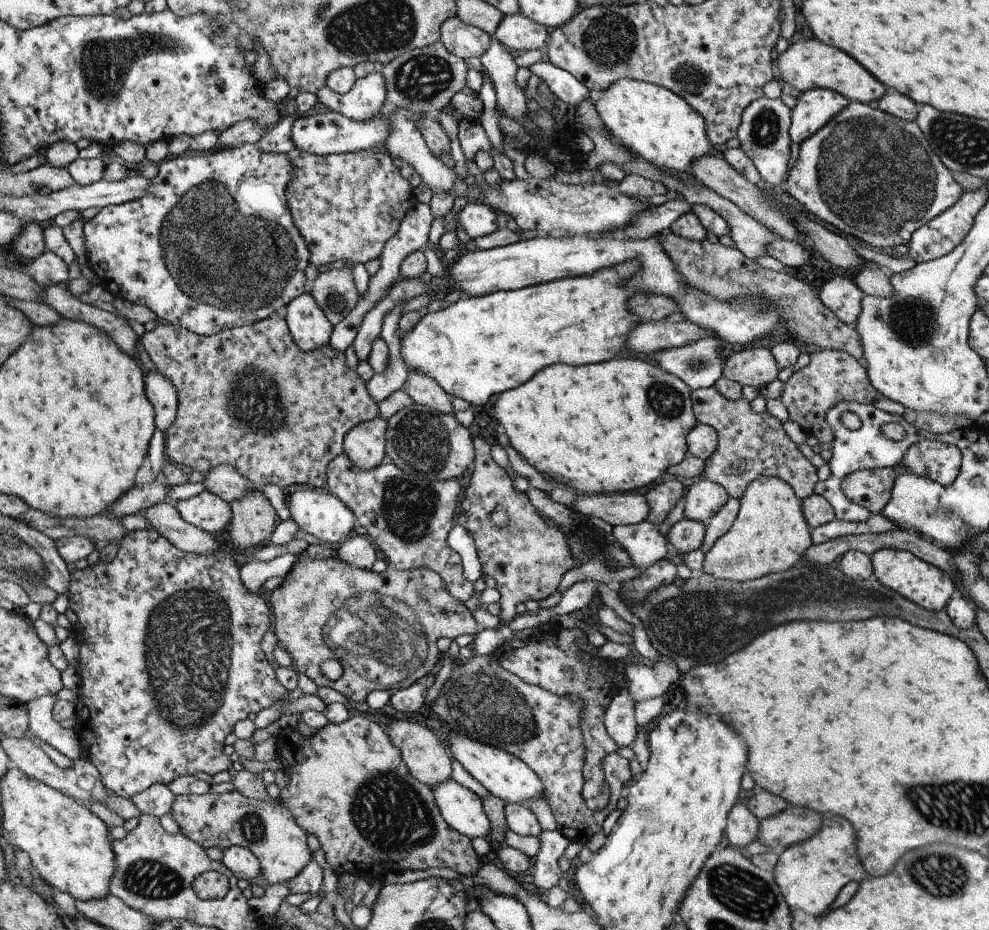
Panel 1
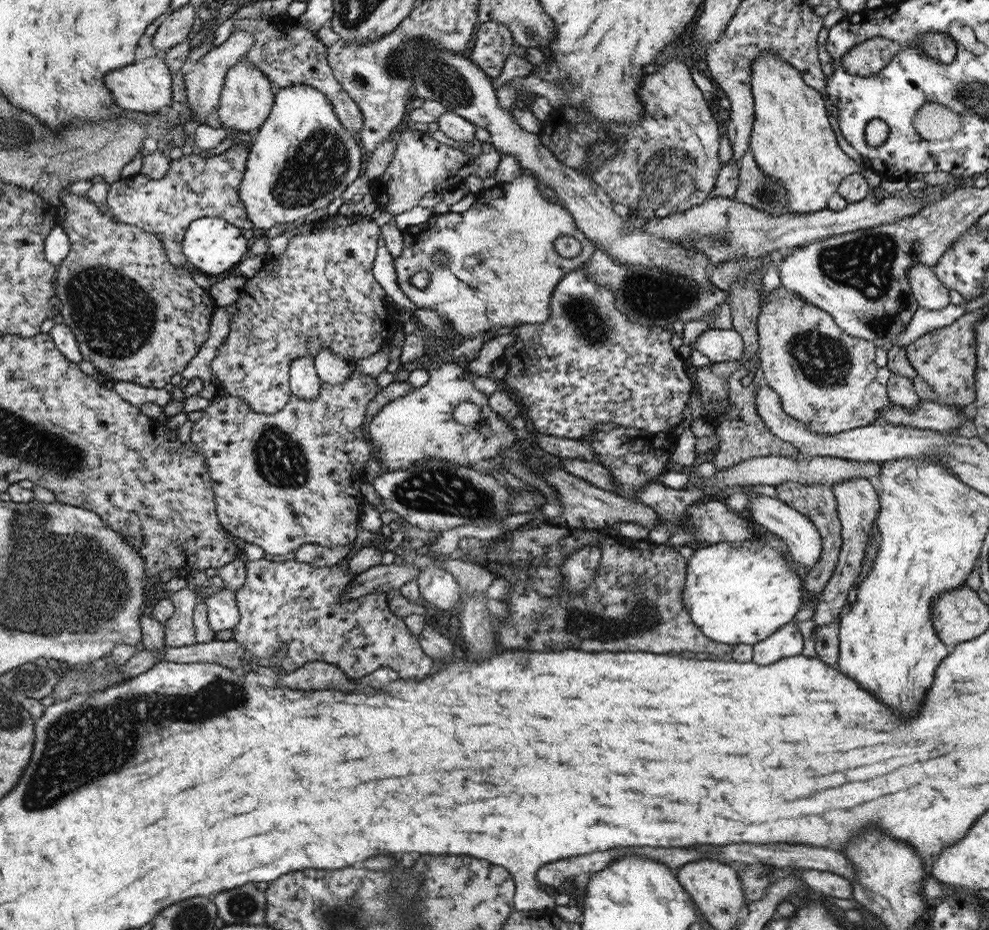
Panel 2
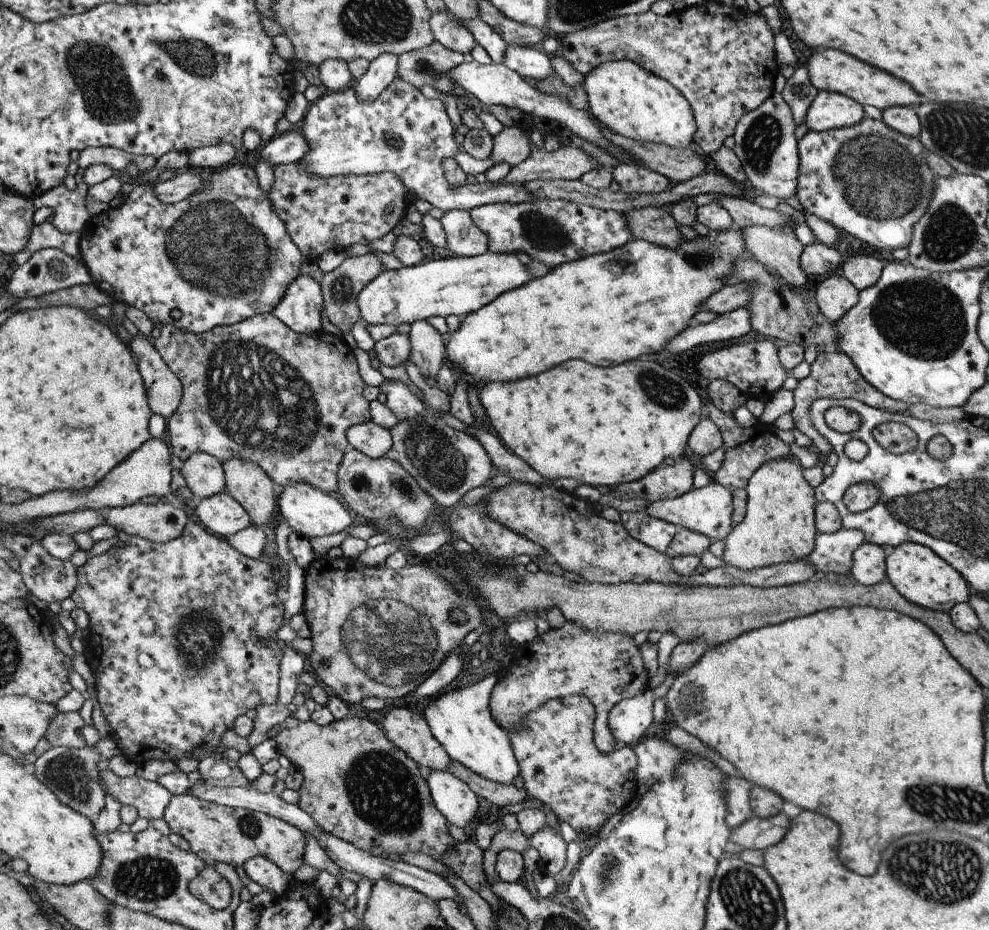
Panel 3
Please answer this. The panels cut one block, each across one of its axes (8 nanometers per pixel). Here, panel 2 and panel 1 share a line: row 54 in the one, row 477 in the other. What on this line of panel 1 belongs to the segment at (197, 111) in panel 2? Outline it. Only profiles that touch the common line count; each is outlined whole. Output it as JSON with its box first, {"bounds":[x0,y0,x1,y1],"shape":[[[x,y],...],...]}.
{"bounds":[204,465,254,504],"shape":[[[218,465],[205,473],[204,488],[225,499],[229,504],[242,498],[248,491],[254,491],[251,482],[230,465]]]}

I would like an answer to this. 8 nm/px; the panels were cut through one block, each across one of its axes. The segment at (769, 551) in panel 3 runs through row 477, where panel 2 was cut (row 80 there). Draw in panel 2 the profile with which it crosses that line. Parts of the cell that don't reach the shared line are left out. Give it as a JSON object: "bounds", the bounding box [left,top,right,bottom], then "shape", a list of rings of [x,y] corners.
{"bounds":[750,52,862,213],"shape":[[[760,52],[752,64],[754,116],[750,150],[760,170],[786,188],[788,213],[820,212],[837,193],[842,179],[862,172],[838,143],[830,125],[822,92],[808,86],[800,72],[776,52]]]}

